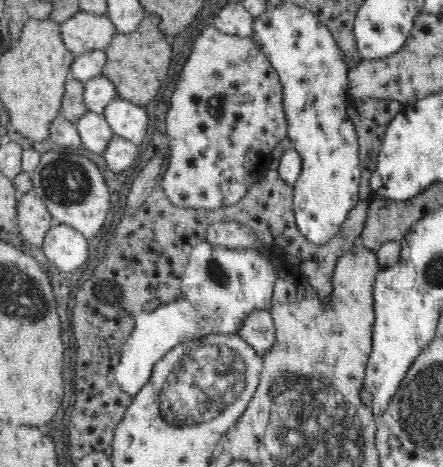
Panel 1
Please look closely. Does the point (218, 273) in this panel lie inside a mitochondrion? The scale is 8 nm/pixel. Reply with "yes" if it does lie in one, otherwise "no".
yes

